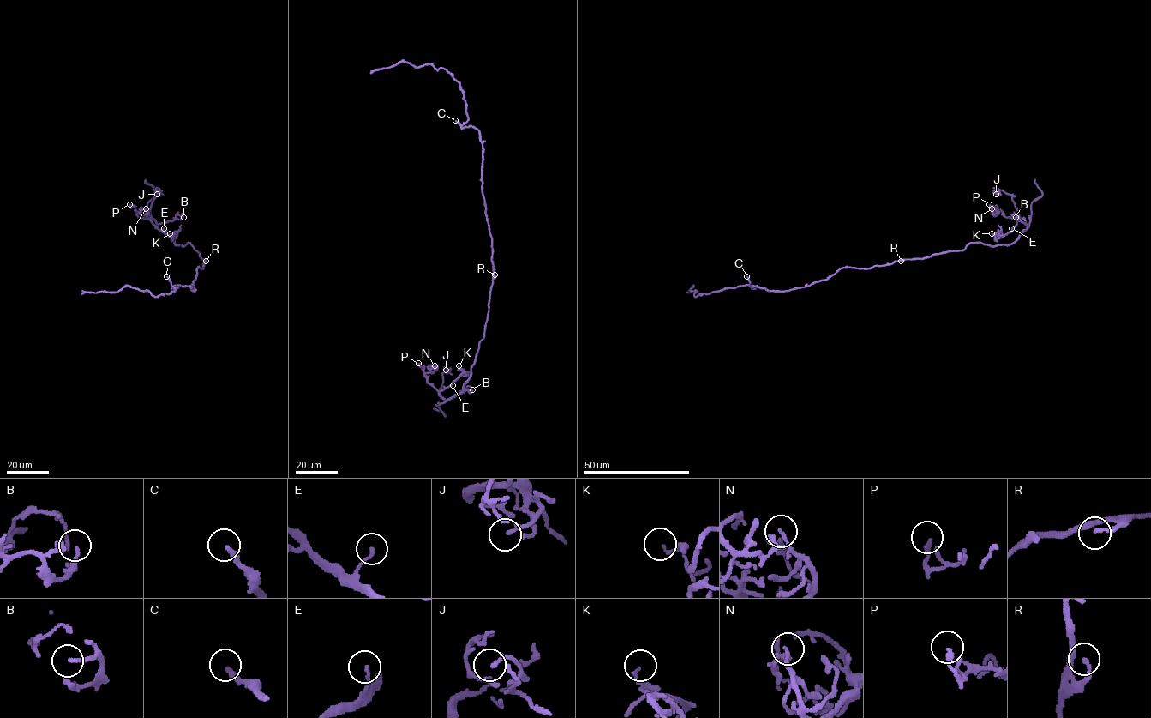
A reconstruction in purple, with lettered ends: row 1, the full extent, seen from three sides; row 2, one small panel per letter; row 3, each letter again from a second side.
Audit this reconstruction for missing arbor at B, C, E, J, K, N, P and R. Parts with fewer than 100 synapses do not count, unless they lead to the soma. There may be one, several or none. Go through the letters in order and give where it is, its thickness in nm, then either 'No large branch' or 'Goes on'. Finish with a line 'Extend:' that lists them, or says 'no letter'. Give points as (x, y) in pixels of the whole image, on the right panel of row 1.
B: Place: (1016, 217). Thickness 190 nm. No large branch
C: Place: (746, 276). Thickness 240 nm. Goes on
E: Place: (1011, 228). Thickness 140 nm. No large branch
J: Place: (996, 194). Thickness 160 nm. No large branch
K: Place: (992, 233). Thickness 90 nm. No large branch
N: Place: (992, 208). Thickness 190 nm. No large branch
P: Place: (989, 204). Thickness 200 nm. No large branch
R: Place: (901, 261). Thickness 150 nm. No large branch
Extend: C

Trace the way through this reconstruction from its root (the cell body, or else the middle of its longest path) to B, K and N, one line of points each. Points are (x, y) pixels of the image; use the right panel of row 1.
B: (847, 267), (871, 268), (901, 260), (923, 259), (962, 250), (973, 243), (1010, 244), (1027, 228), (1016, 217)
K: (847, 267), (923, 259), (973, 243), (1010, 244), (1027, 224), (1018, 220), (999, 238), (992, 233)
N: (847, 267), (923, 259), (973, 243), (1013, 244), (1026, 222), (1001, 210), (994, 215), (992, 208)

